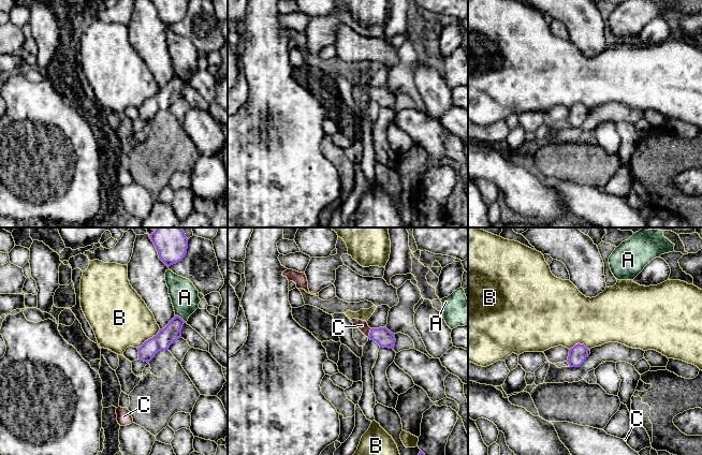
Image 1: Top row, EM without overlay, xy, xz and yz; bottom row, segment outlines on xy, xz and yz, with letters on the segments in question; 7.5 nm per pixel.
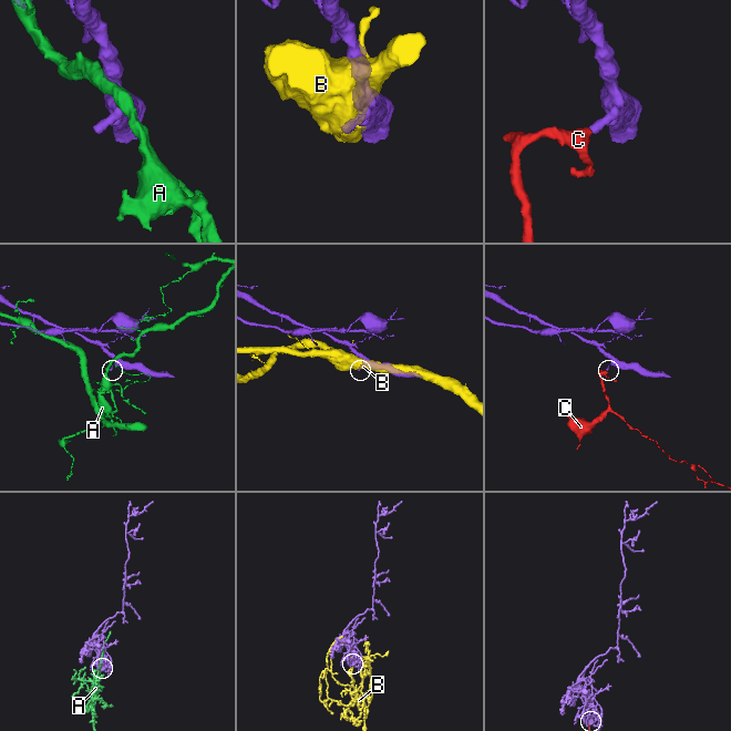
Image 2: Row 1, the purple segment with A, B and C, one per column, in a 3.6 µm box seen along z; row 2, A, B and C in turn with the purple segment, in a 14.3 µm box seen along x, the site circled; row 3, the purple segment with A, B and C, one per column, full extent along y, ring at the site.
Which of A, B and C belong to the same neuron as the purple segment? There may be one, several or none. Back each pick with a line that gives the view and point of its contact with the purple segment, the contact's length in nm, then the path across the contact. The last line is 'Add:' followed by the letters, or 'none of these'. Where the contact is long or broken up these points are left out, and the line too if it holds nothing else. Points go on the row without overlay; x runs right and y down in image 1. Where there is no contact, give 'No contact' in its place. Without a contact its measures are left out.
C: Touches purple at xz (369, 92). Shared border 70 nm. Path across: xz (382, 96), (369, 92), (362, 85)
Add: C

